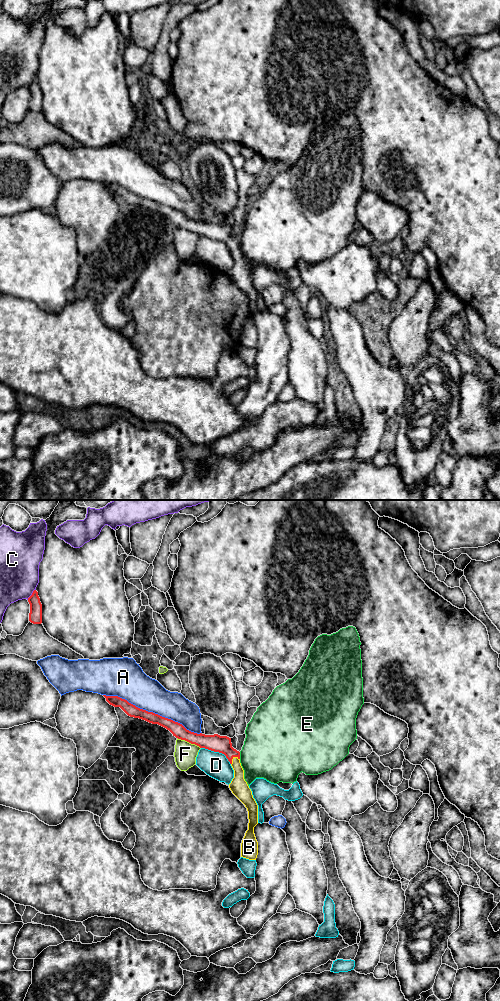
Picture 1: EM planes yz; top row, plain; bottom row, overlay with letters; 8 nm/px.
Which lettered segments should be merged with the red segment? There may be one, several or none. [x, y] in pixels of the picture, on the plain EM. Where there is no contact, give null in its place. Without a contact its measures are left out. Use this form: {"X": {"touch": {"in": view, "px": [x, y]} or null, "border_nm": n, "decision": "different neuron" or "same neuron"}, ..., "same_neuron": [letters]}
{"A": {"touch": {"in": "yz", "px": [152, 200]}, "border_nm": 850, "decision": "different neuron"}, "B": {"touch": {"in": "yz", "px": [232, 246]}, "border_nm": 90, "decision": "same neuron"}, "C": {"touch": {"in": "yz", "px": [32, 82]}, "border_nm": 110, "decision": "different neuron"}, "D": {"touch": {"in": "yz", "px": [217, 239]}, "border_nm": 280, "decision": "different neuron"}, "E": {"touch": {"in": "yz", "px": [239, 243]}, "border_nm": 60, "decision": "different neuron"}, "F": {"touch": {"in": "yz", "px": [189, 230]}, "border_nm": 220, "decision": "different neuron"}, "same_neuron": ["B"]}

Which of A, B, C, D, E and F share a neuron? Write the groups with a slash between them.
A / B / C / D / E / F

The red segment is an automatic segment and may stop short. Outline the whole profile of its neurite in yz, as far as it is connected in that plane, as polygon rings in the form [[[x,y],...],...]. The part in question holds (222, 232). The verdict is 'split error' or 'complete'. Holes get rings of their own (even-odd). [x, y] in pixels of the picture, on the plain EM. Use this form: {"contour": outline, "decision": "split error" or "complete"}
{"contour": [[[106,184],[106,189],[120,195],[128,204],[145,208],[152,212],[158,212],[169,218],[173,224],[226,244],[234,258],[234,266],[229,272],[232,281],[245,293],[248,299],[248,318],[241,331],[241,345],[256,348],[258,343],[258,330],[254,322],[254,315],[258,312],[258,293],[253,286],[252,279],[244,267],[244,258],[240,251],[240,240],[232,235],[231,226],[218,222],[197,222],[187,218],[182,212],[162,205],[153,200],[140,197],[118,184]]], "decision": "split error"}

